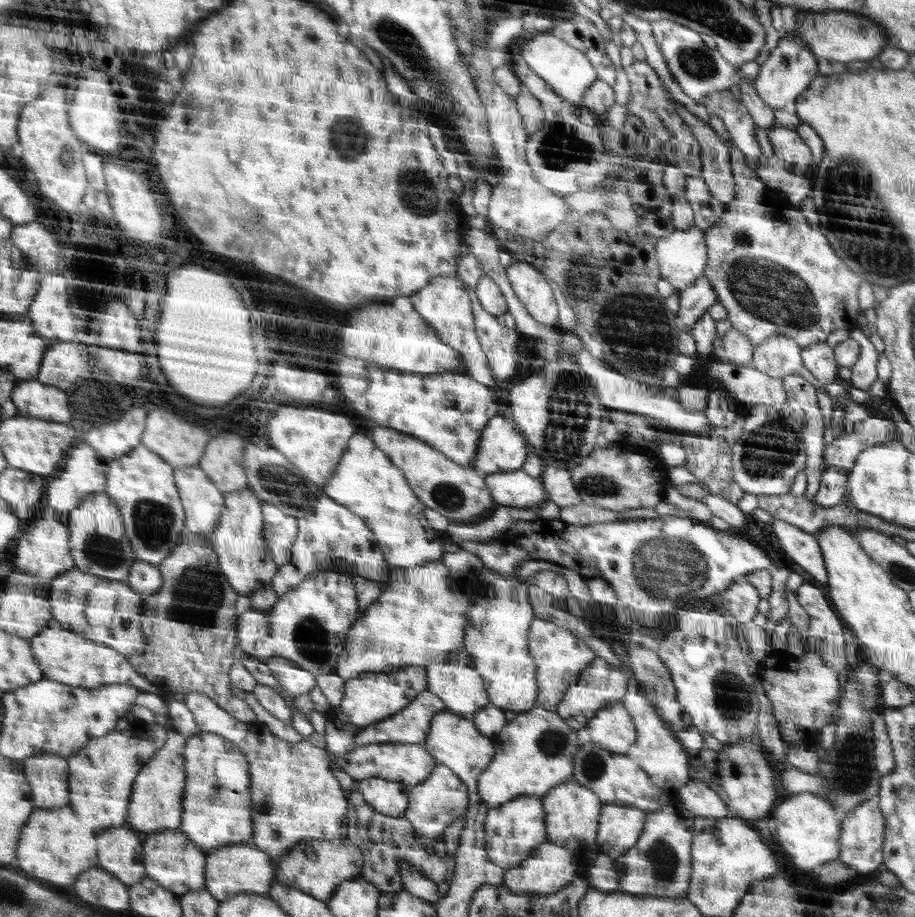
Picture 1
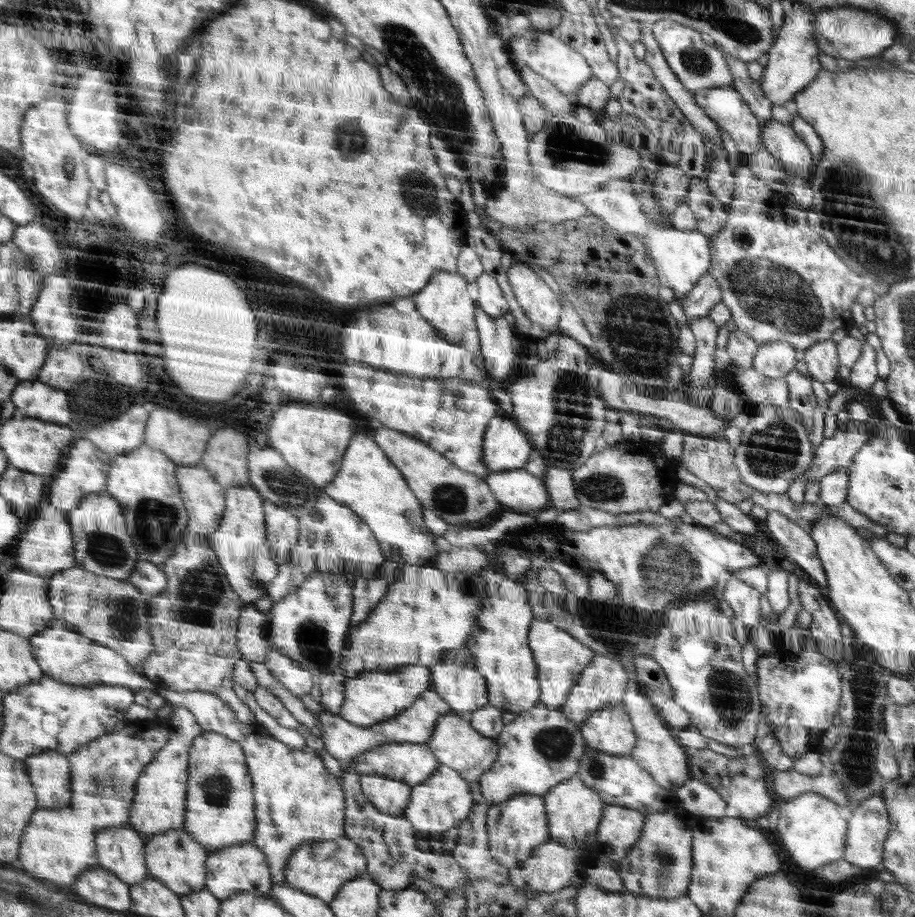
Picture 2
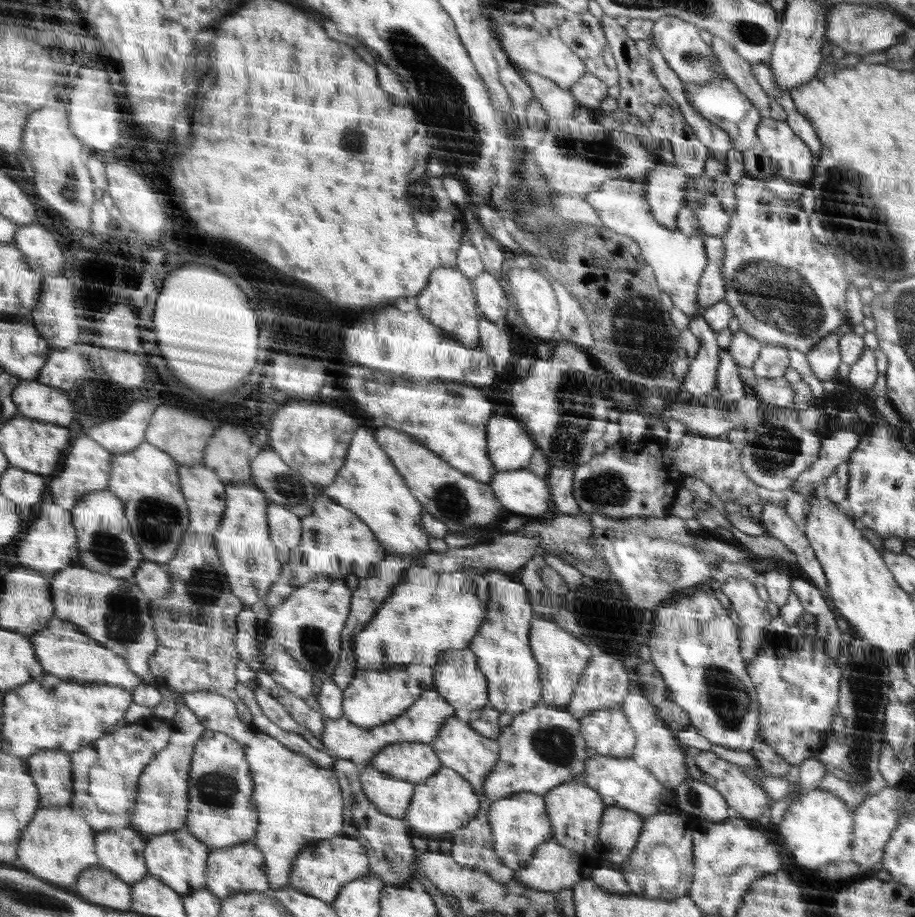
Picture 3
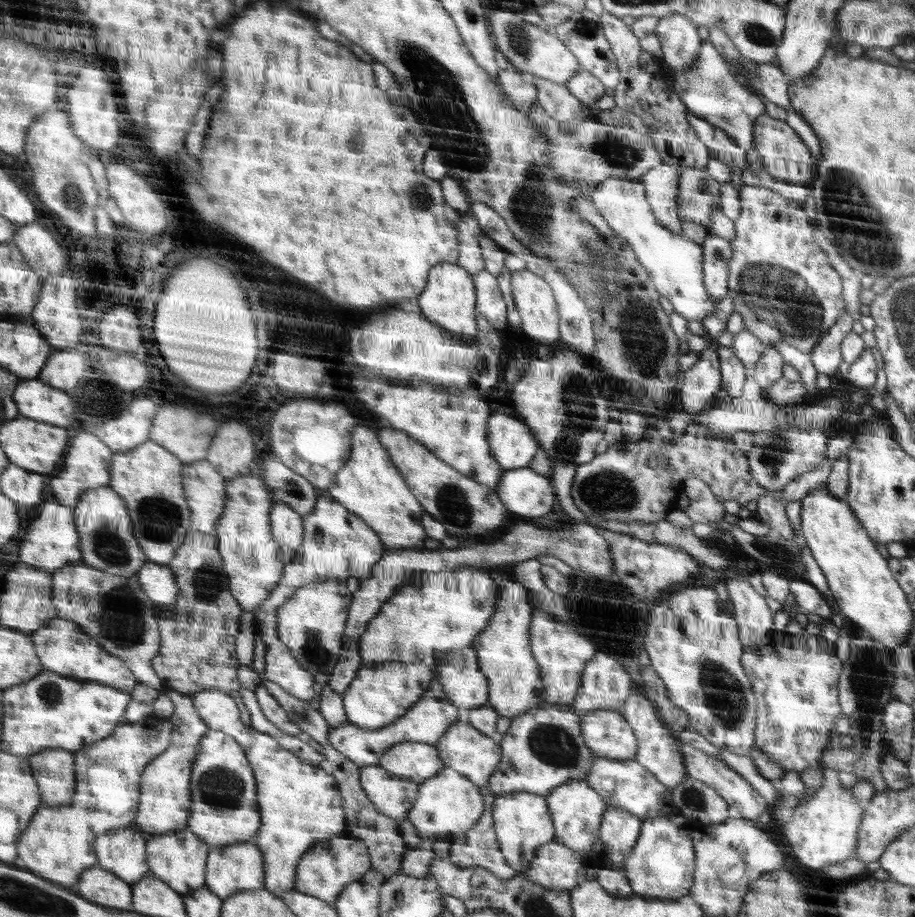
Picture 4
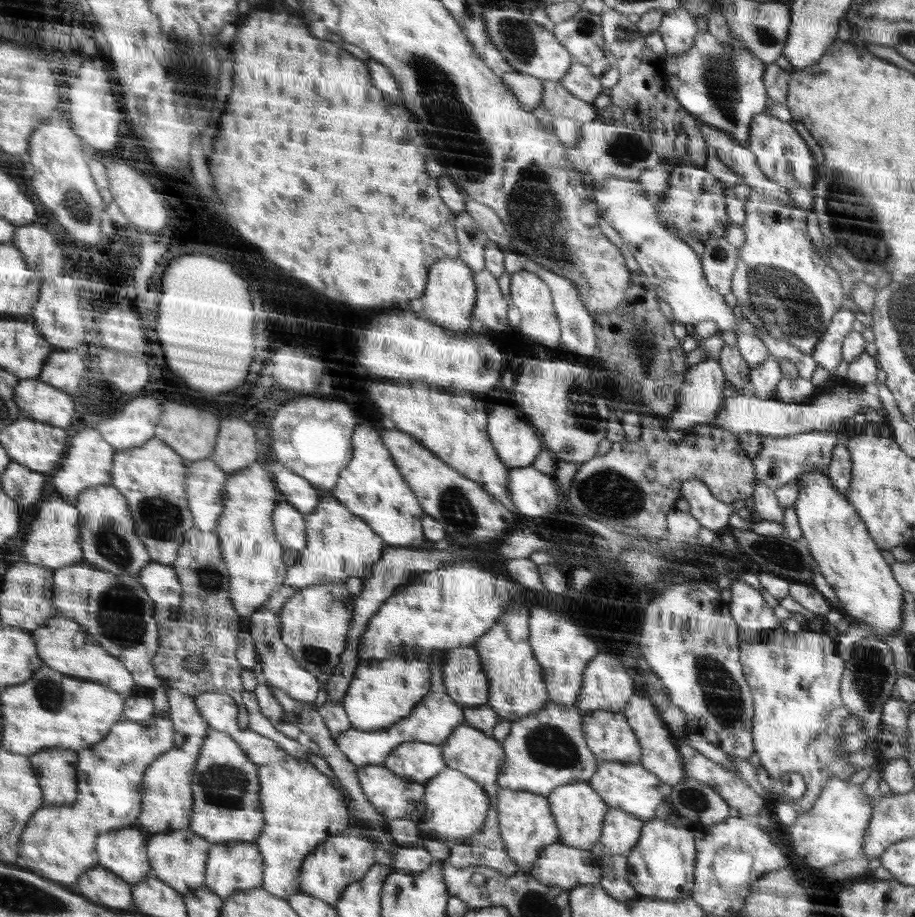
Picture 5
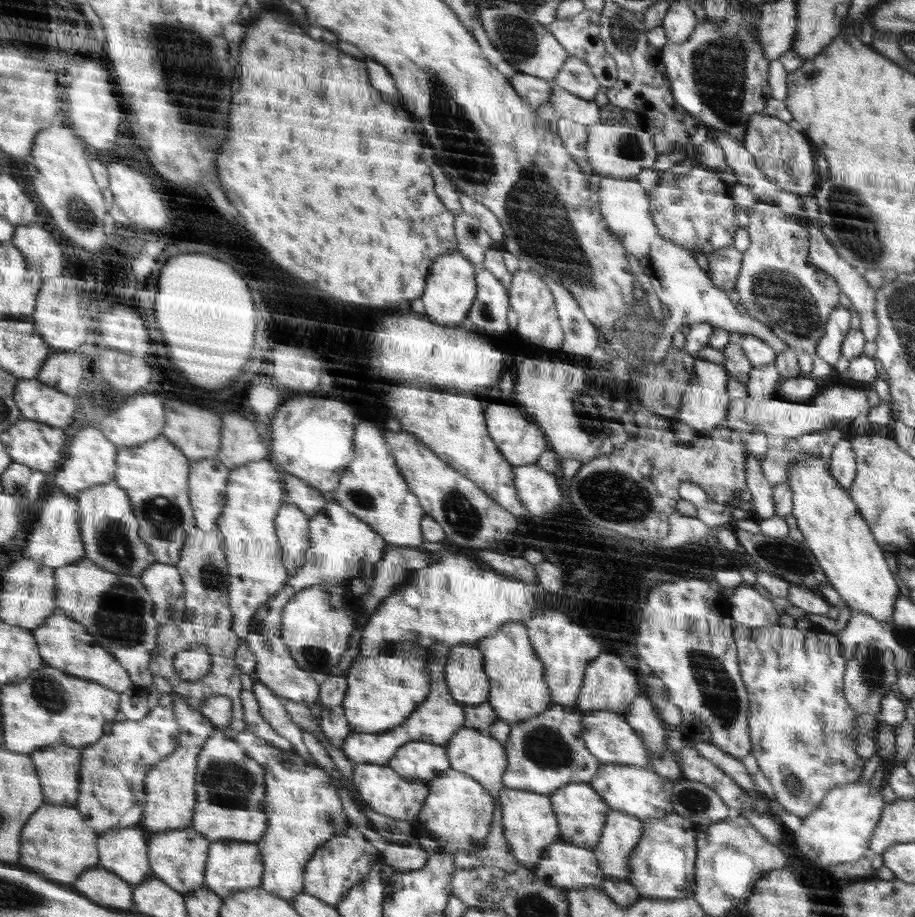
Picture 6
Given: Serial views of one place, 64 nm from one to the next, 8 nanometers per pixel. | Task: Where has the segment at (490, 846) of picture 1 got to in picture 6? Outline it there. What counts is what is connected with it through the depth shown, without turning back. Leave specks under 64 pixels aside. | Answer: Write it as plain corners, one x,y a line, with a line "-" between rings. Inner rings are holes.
504,788
499,799
503,810
502,824
513,855
523,867
534,868
545,854
545,849
558,842
561,835
550,796
527,790

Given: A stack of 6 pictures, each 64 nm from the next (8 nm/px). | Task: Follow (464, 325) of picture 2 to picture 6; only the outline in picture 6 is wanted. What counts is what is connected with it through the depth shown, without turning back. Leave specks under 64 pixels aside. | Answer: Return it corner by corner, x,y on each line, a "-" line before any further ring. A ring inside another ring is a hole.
458,248
450,251
450,254
441,254
442,258
434,261
432,272
428,276
428,286
425,293
422,293
422,300
425,308
425,317
430,321
447,327
458,327
460,322
467,318
468,310
476,296
476,282
474,282
474,266
472,261
467,259

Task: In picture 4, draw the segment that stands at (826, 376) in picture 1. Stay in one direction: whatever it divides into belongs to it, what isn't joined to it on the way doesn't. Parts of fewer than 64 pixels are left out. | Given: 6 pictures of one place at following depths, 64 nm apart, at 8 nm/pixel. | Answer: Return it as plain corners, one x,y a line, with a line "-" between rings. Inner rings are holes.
842,313
840,320
818,341
813,352
810,352
811,361
818,373
832,376
838,372
839,364
843,361
840,345
844,337
852,331
852,324
852,316

